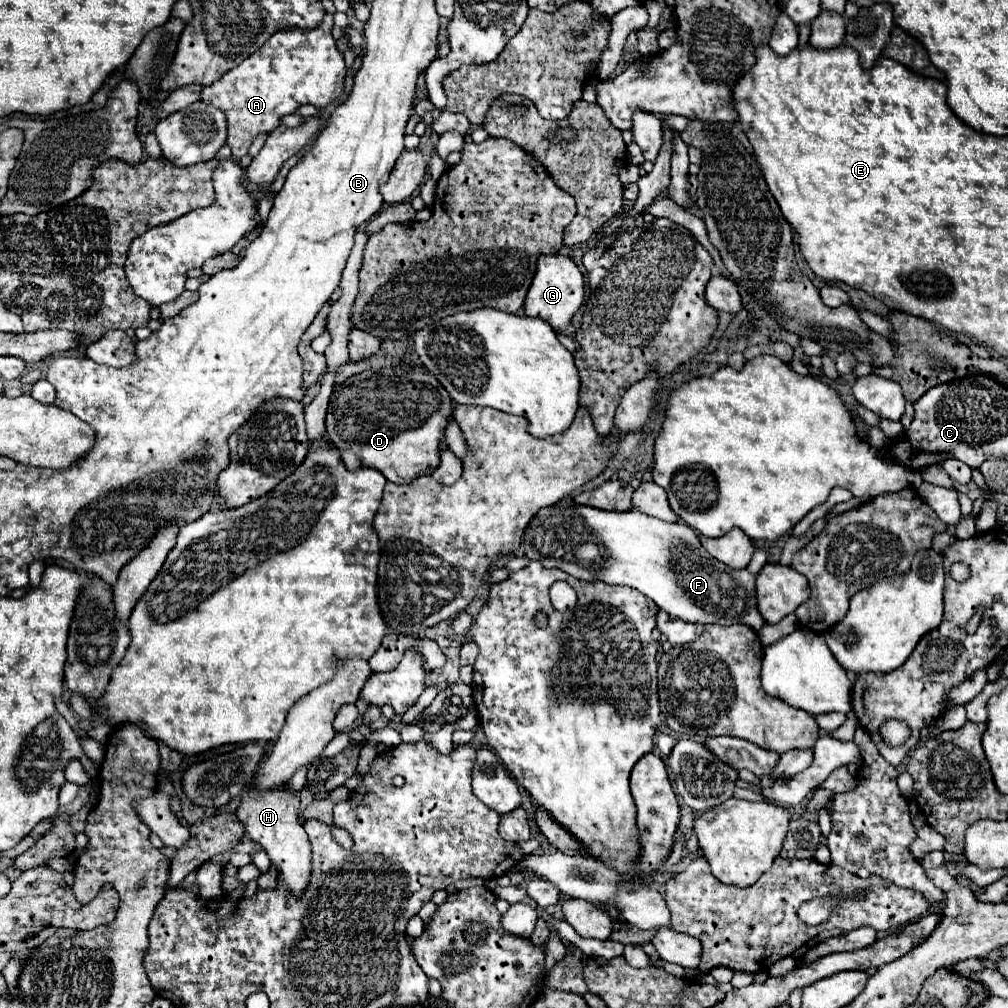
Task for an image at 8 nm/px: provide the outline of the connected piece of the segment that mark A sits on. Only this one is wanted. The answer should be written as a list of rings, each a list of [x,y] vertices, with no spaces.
[[[327,13],[321,27],[313,31],[277,31],[277,35],[271,35],[257,55],[251,55],[239,67],[225,73],[217,83],[203,89],[201,99],[219,107],[227,115],[227,145],[231,147],[233,157],[241,159],[247,155],[249,145],[259,133],[271,133],[281,125],[285,115],[295,113],[301,105],[323,109],[341,99],[347,65],[335,45],[331,29],[333,15]]]

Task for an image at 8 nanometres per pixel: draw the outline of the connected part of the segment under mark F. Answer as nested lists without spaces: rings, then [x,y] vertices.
[[[557,503],[553,507],[541,509],[525,529],[523,539],[525,557],[531,561],[539,561],[545,567],[561,569],[583,581],[603,581],[611,585],[629,585],[647,595],[659,609],[663,609],[669,617],[677,617],[691,623],[717,623],[717,625],[737,625],[743,623],[751,627],[755,633],[761,631],[765,619],[759,615],[757,599],[755,599],[755,579],[749,569],[731,569],[713,559],[699,543],[697,531],[693,531],[687,523],[665,523],[661,519],[649,517],[637,509],[627,513],[619,511],[601,511],[585,505],[567,505]]]

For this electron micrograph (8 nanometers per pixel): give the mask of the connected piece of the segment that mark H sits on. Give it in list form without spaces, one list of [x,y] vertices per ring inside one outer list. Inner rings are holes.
[[[289,785],[279,787],[275,793],[255,793],[247,789],[241,793],[237,817],[245,825],[245,833],[267,851],[271,863],[279,865],[279,877],[285,879],[291,893],[301,895],[311,875],[311,847],[305,829],[299,823],[299,795],[289,793]]]

